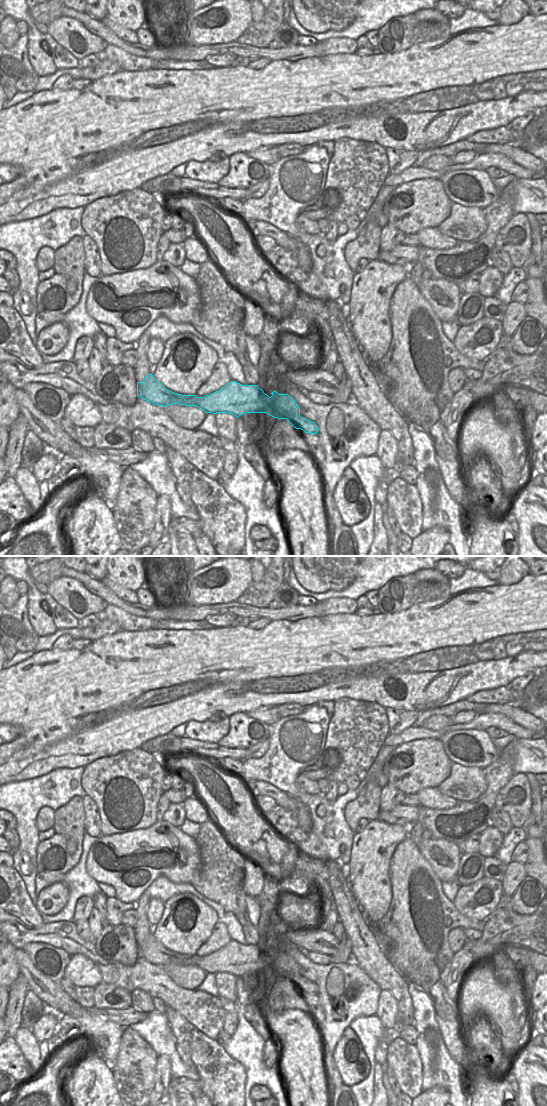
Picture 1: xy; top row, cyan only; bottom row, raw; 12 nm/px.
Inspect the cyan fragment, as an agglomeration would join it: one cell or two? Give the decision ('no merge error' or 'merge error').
no merge error

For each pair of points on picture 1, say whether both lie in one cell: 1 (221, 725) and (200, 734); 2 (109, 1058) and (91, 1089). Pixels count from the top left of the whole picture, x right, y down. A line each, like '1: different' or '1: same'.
1: same
2: different

